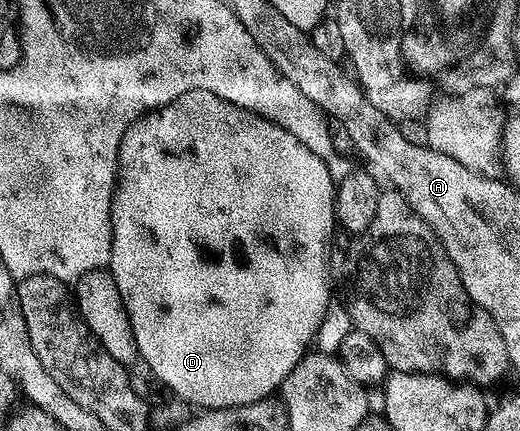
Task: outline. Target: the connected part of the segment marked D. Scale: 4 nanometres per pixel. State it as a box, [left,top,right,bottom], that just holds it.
[107,90,335,411]

